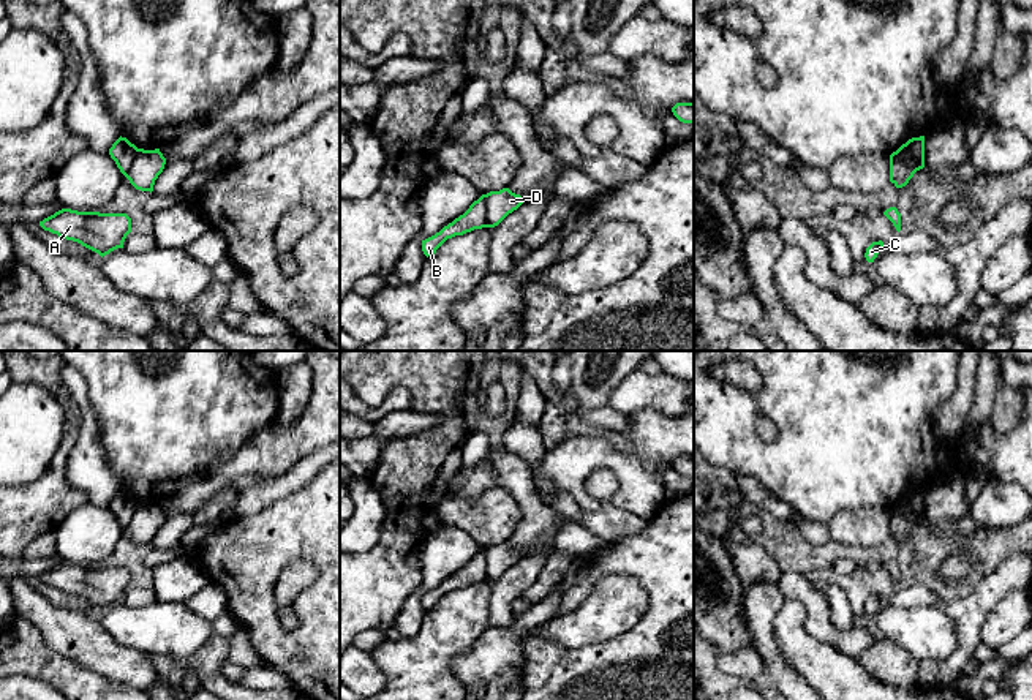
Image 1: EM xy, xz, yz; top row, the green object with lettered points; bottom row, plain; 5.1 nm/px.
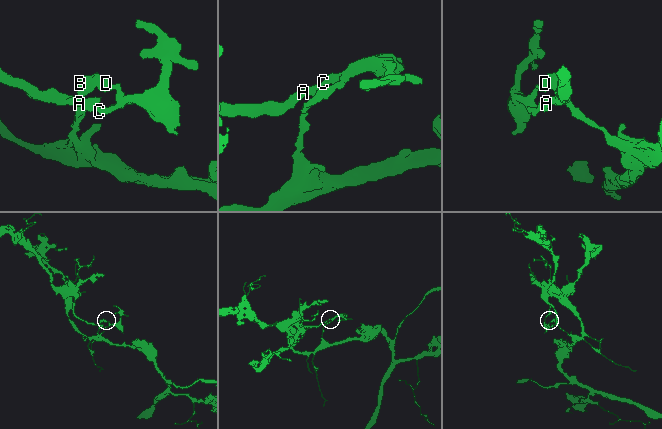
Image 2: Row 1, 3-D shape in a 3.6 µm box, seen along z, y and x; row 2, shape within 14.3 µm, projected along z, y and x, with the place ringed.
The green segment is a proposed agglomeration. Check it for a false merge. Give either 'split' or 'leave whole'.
split

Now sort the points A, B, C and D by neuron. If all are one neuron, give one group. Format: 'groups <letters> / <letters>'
groups A C D / B

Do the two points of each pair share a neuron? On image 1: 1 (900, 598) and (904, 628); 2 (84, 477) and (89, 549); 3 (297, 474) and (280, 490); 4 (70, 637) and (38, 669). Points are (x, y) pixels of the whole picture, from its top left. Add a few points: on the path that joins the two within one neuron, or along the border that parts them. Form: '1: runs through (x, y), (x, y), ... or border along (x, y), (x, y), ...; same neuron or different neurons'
1: border along (884, 599), (903, 607), (939, 605); different neurons
2: border along (89, 501), (108, 506); different neurons
3: runs through (293, 479), (285, 485); same neuron
4: border along (32, 623), (54, 651), (87, 670); different neurons

